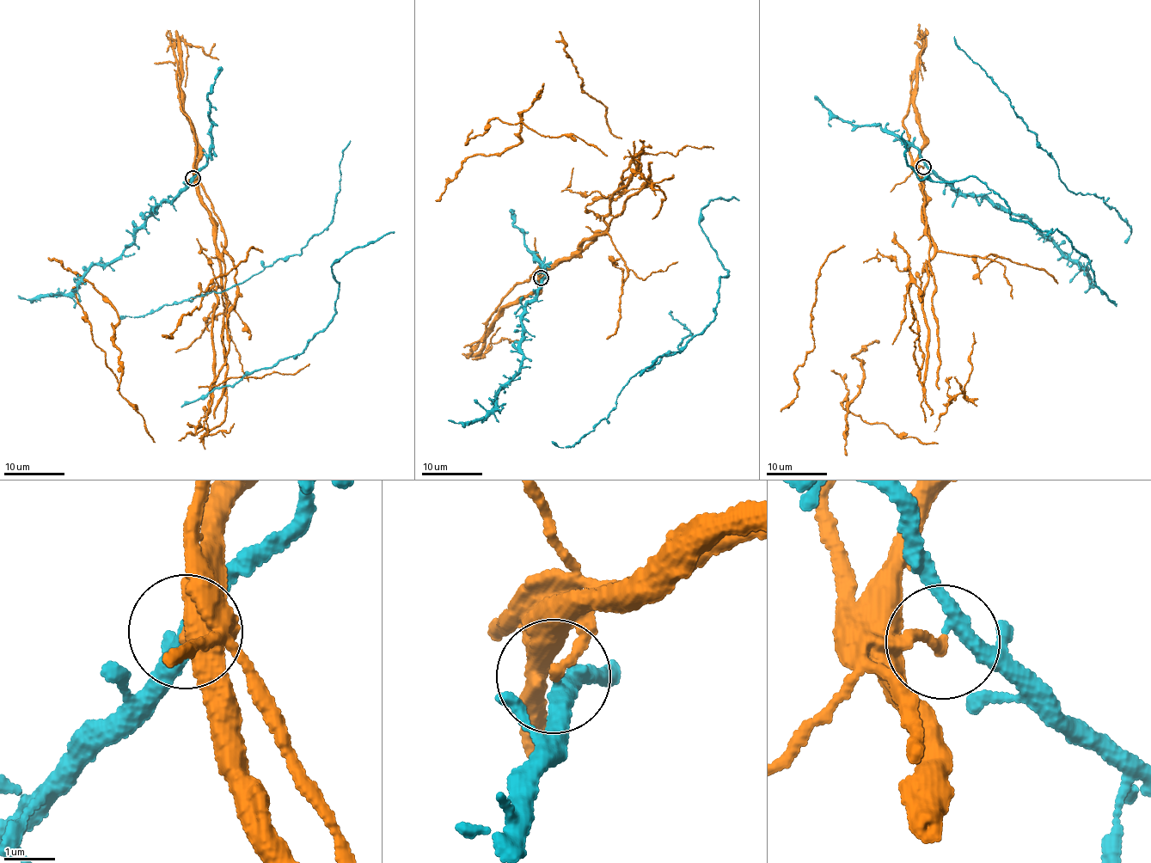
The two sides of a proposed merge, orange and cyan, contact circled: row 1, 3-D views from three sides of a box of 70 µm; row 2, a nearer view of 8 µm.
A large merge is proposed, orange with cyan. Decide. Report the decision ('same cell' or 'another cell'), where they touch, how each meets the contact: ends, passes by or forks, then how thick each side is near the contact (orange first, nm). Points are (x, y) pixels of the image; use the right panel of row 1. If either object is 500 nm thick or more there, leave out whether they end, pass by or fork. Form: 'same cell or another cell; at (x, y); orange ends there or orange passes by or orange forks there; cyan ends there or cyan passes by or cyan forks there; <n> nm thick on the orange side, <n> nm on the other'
another cell; at (923, 167); orange ends there; cyan passes by; 190 nm thick on the orange side, 280 nm on the other

